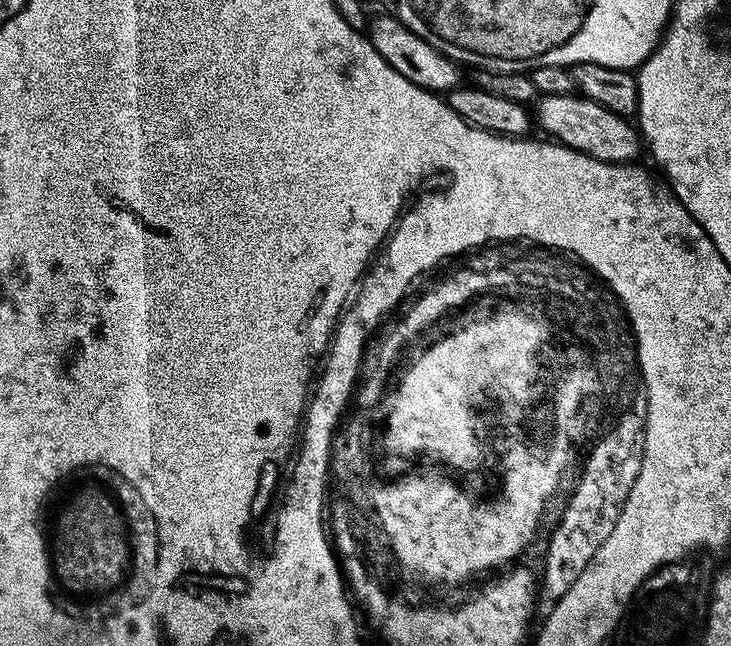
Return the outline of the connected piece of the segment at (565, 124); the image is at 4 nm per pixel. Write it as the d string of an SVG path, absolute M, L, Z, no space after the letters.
M567 92L566 94L550 94L549 96L541 95L534 104L534 120L544 132L549 132L553 141L559 142L578 150L587 156L598 158L602 162L610 162L611 164L627 164L637 159L640 148L642 152L642 137L635 123L629 122L625 117L619 116L616 112L606 110L606 106L602 106L598 102L588 100L585 96Z

